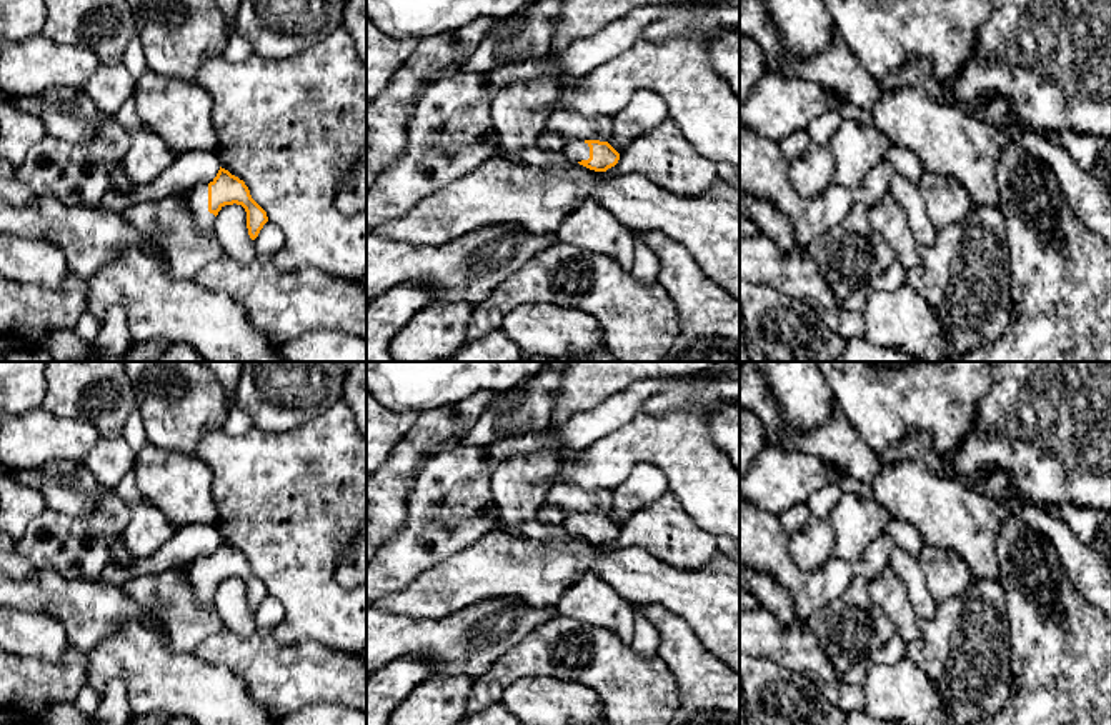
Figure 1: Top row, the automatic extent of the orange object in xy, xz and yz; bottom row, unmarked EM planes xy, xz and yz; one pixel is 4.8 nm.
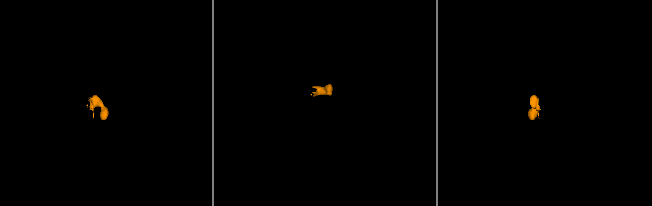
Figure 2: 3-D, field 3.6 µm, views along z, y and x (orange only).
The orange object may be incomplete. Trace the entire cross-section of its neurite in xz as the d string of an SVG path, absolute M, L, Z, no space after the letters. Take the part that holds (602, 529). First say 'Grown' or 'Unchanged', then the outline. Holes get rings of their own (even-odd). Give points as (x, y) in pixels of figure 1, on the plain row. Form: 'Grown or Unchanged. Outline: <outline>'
Grown. Outline: M575 513L566 517L563 525L568 533L595 545L606 545L620 533L620 527L608 515L600 513Z

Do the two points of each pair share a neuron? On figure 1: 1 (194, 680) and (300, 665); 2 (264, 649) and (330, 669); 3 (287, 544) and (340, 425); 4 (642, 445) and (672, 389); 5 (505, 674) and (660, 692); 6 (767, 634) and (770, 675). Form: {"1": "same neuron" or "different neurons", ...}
{"1": "different neurons", "2": "same neuron", "3": "same neuron", "4": "different neurons", "5": "same neuron", "6": "different neurons"}

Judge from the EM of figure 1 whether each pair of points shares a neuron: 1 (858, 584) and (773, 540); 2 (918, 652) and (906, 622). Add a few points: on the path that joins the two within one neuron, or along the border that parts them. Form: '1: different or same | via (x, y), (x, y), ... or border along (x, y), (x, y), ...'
1: different | border along (866, 579), (855, 577), (823, 607)
2: different | border along (920, 620), (920, 632), (906, 644)

